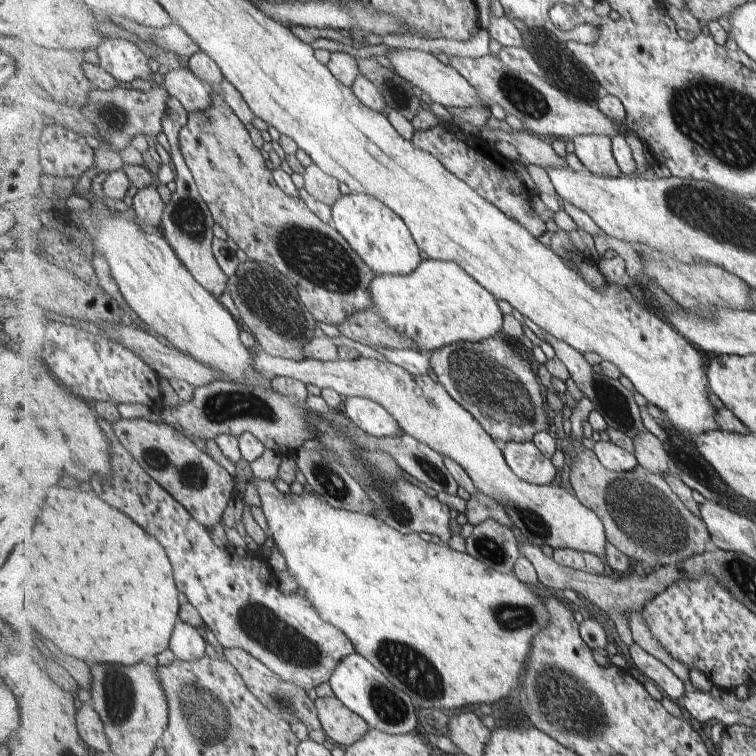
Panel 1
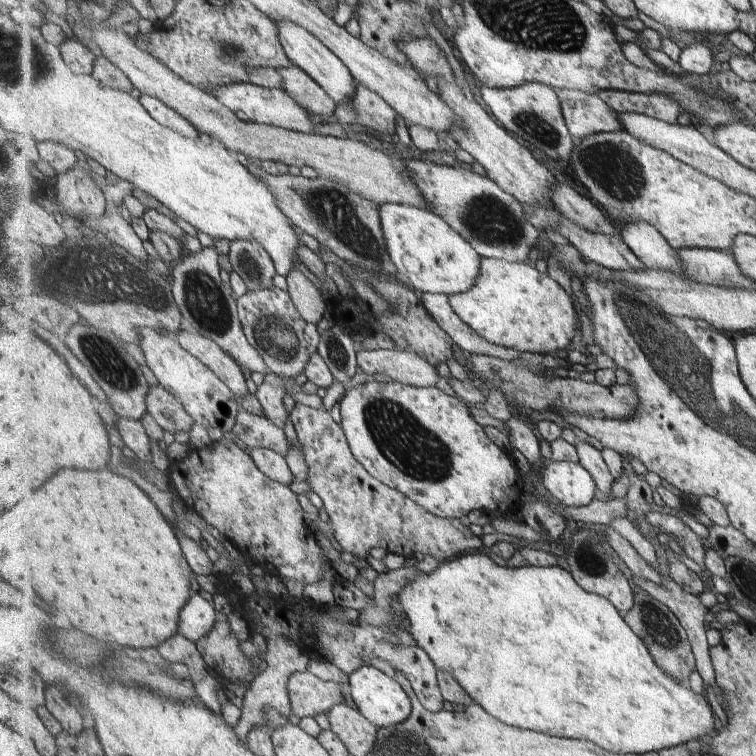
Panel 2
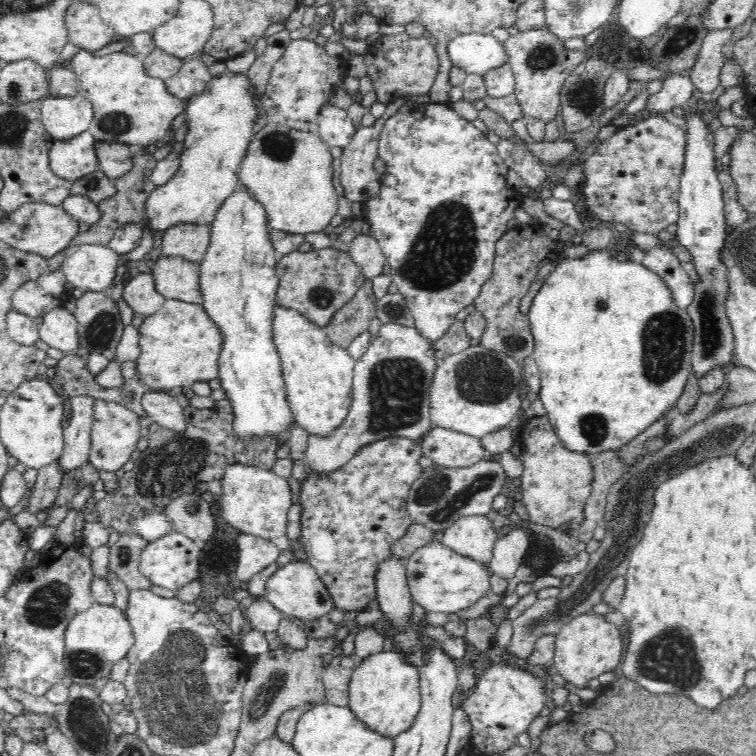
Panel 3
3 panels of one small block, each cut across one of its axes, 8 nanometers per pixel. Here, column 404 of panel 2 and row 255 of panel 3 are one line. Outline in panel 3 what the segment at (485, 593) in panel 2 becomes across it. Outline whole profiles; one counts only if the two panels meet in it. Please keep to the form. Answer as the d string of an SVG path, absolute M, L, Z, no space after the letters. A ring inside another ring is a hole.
M609 247L605 250L591 251L584 258L558 259L557 266L544 281L539 292L534 296L532 306L528 310L529 325L533 335L534 350L531 357L536 361L539 368L540 386L536 397L544 404L546 419L552 427L553 434L561 446L576 454L585 454L588 458L598 456L600 452L608 450L618 451L634 439L636 435L644 432L646 428L662 419L669 411L673 410L676 401L683 393L689 378L689 357L692 352L692 323L686 315L686 310L674 307L670 299L670 291L662 278L654 275L650 270L644 268L640 263L634 261L619 261L609 253Z

